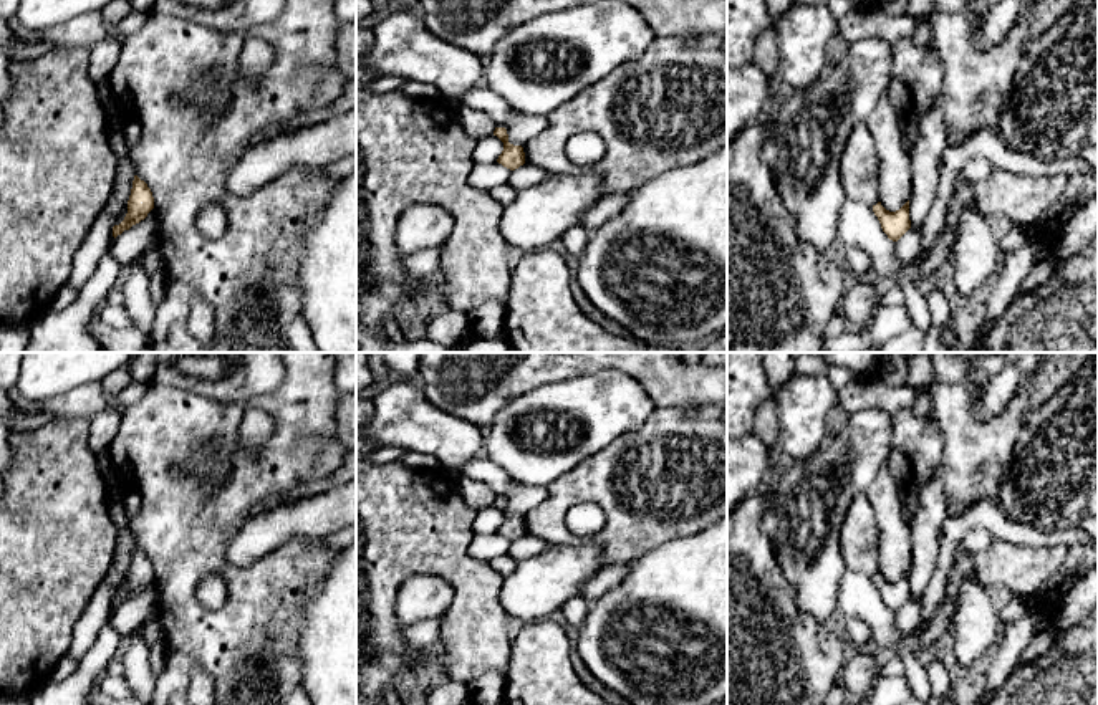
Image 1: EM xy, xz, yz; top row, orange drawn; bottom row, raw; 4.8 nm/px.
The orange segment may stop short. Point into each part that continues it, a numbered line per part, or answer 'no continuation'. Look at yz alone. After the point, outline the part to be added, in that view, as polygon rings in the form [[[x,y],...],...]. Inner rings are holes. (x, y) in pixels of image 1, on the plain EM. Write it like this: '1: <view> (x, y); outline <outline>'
no continuation

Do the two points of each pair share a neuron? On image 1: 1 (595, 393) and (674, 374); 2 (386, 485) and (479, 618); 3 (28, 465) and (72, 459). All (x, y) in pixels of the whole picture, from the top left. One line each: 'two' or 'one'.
1: two
2: one
3: one

